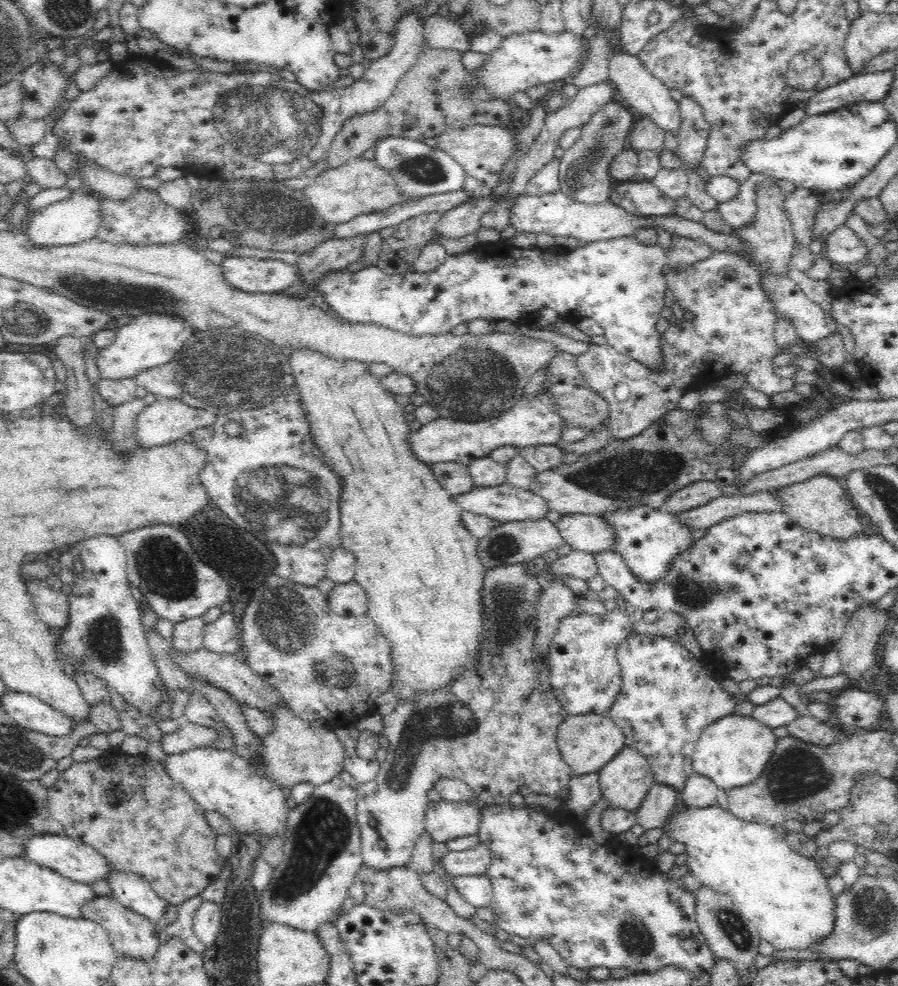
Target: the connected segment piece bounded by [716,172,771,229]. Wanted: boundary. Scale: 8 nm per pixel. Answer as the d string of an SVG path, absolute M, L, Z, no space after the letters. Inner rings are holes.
M751 173L746 180L739 181L739 191L736 196L717 204L716 209L726 224L729 224L733 229L737 229L748 226L755 221L755 188L757 184L766 180L771 180L767 174Z

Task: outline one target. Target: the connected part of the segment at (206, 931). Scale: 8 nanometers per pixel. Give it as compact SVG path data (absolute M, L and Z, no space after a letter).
M203 900L192 921L193 933L206 946L216 940L221 927L221 905L211 900Z

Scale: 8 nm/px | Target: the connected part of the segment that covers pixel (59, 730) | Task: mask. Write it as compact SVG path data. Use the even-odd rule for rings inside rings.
M6 692L1 696L3 709L28 730L48 736L68 736L74 721L39 698L20 692Z

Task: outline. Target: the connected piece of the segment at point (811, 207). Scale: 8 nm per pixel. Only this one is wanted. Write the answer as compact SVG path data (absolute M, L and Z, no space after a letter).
M796 187L785 198L784 208L793 226L795 243L800 243L802 247L808 247L812 240L818 204L817 196L810 189L802 187Z

